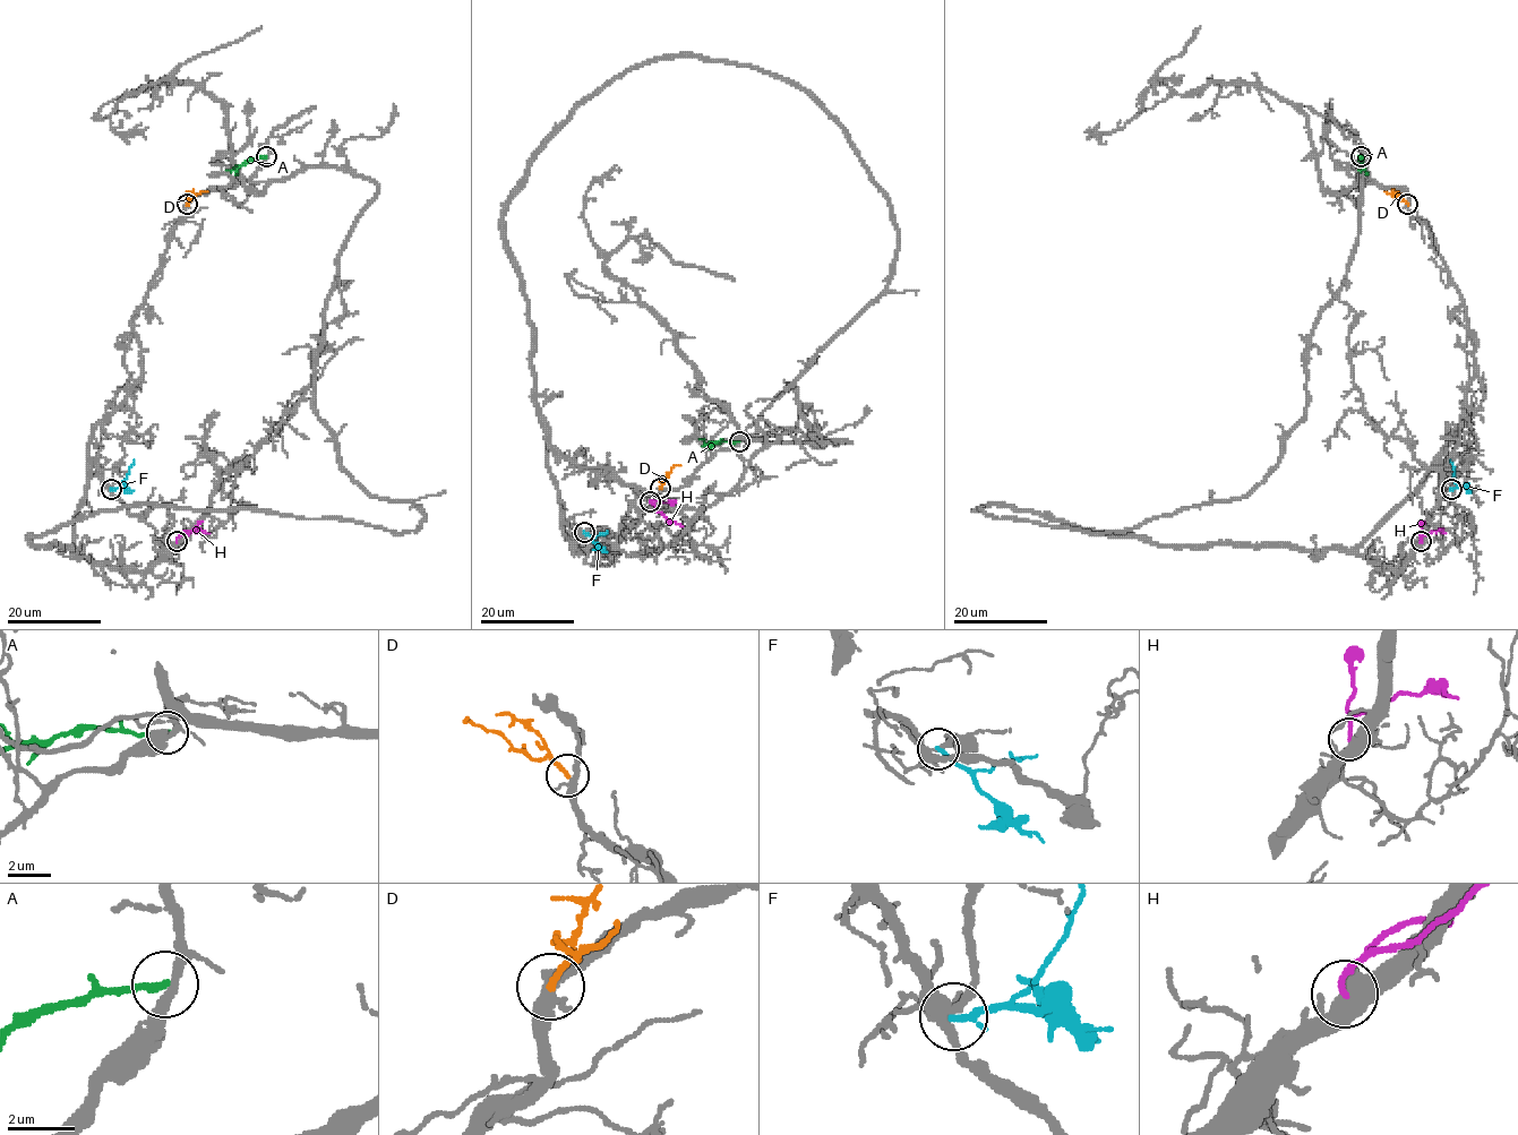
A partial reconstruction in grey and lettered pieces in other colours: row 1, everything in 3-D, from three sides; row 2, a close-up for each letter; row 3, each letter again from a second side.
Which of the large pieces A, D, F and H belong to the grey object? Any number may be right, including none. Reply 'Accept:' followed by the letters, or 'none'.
Accept: D

